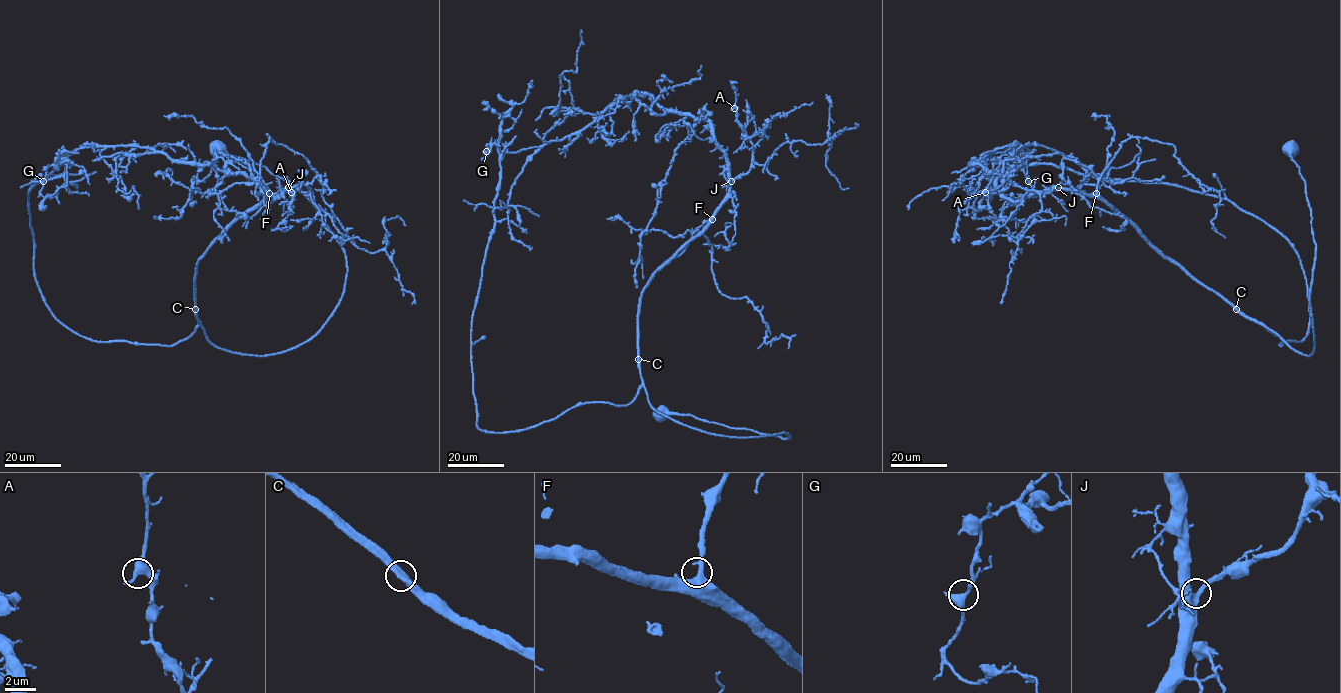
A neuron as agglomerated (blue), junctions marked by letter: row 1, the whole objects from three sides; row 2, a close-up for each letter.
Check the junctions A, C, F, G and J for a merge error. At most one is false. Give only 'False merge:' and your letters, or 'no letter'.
False merge: no letter

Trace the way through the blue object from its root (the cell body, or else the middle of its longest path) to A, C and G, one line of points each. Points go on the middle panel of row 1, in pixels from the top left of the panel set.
A: (659, 417), (790, 436), (678, 423), (650, 404), (640, 376), (644, 287), (750, 169), (734, 108)
C: (659, 417), (692, 415), (729, 427), (790, 436), (787, 433), (726, 436), (674, 421), (648, 401), (638, 359)
G: (659, 417), (790, 436), (701, 432), (643, 386), (626, 405), (477, 427), (471, 322), (500, 175), (486, 151)

